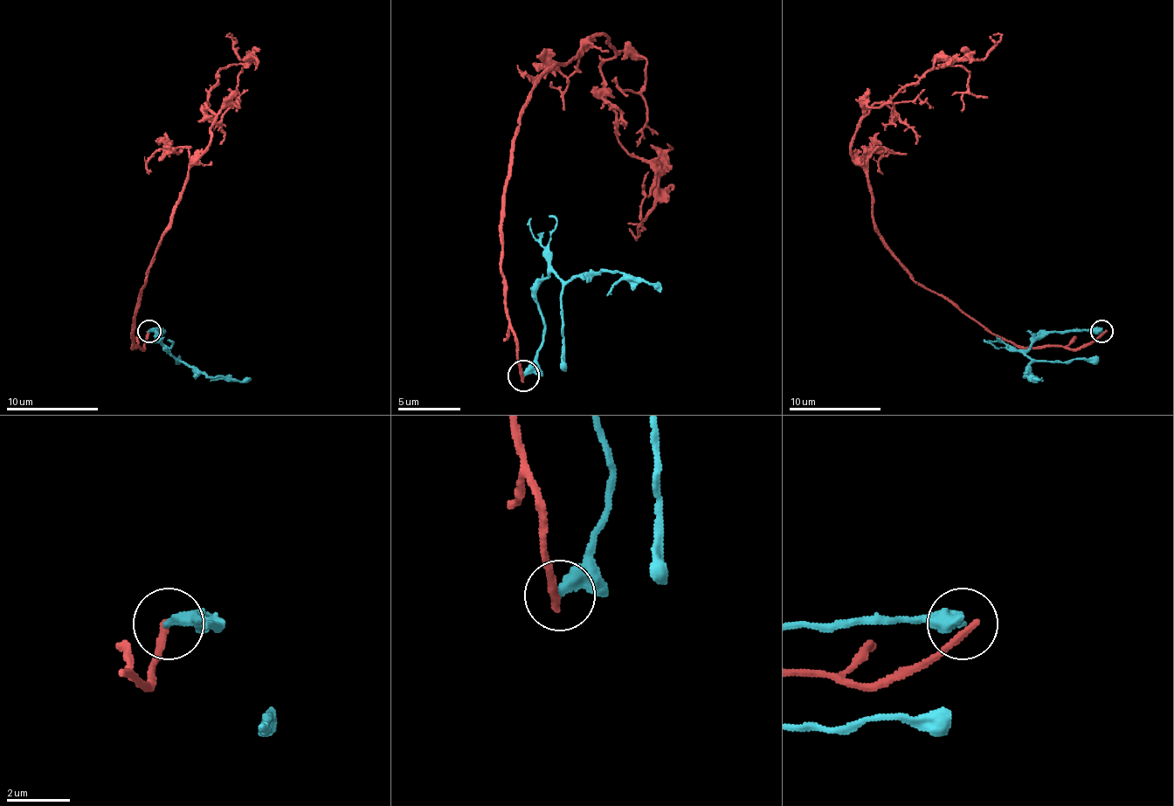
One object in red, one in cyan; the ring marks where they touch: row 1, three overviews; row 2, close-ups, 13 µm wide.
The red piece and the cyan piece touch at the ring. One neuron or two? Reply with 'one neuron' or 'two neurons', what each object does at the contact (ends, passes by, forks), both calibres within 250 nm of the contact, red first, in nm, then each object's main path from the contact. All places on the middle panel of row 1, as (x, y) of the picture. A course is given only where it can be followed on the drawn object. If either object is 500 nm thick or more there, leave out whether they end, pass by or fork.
two neurons | red ends | cyan ends | 240/360 nm | red via (524, 376), (502, 260), (515, 128), (553, 65), (600, 33), (616, 137), (653, 172), (653, 210), (628, 231) | cyan via (524, 376), (543, 339), (537, 295), (553, 272), (562, 282), (606, 270), (657, 282), (663, 288)

